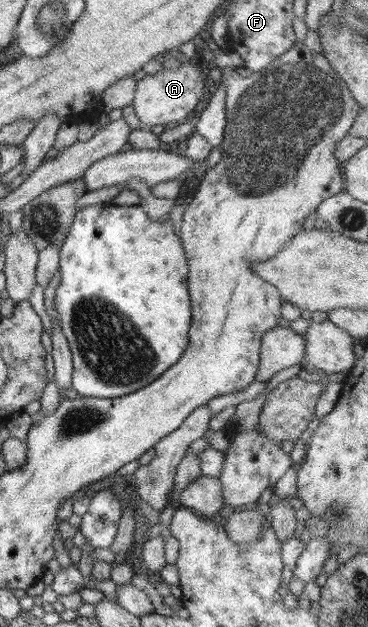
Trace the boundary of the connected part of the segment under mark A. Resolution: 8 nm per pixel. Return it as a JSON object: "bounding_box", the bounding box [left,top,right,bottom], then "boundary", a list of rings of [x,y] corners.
{"bounding_box":[132,59,208,129],"boundary":[[[191,59],[182,63],[178,69],[164,68],[156,74],[147,74],[143,79],[138,80],[132,107],[147,129],[170,122],[180,124],[186,122],[190,113],[194,111],[200,98],[203,97],[203,88],[208,83],[206,70],[203,69],[200,60]]]}

